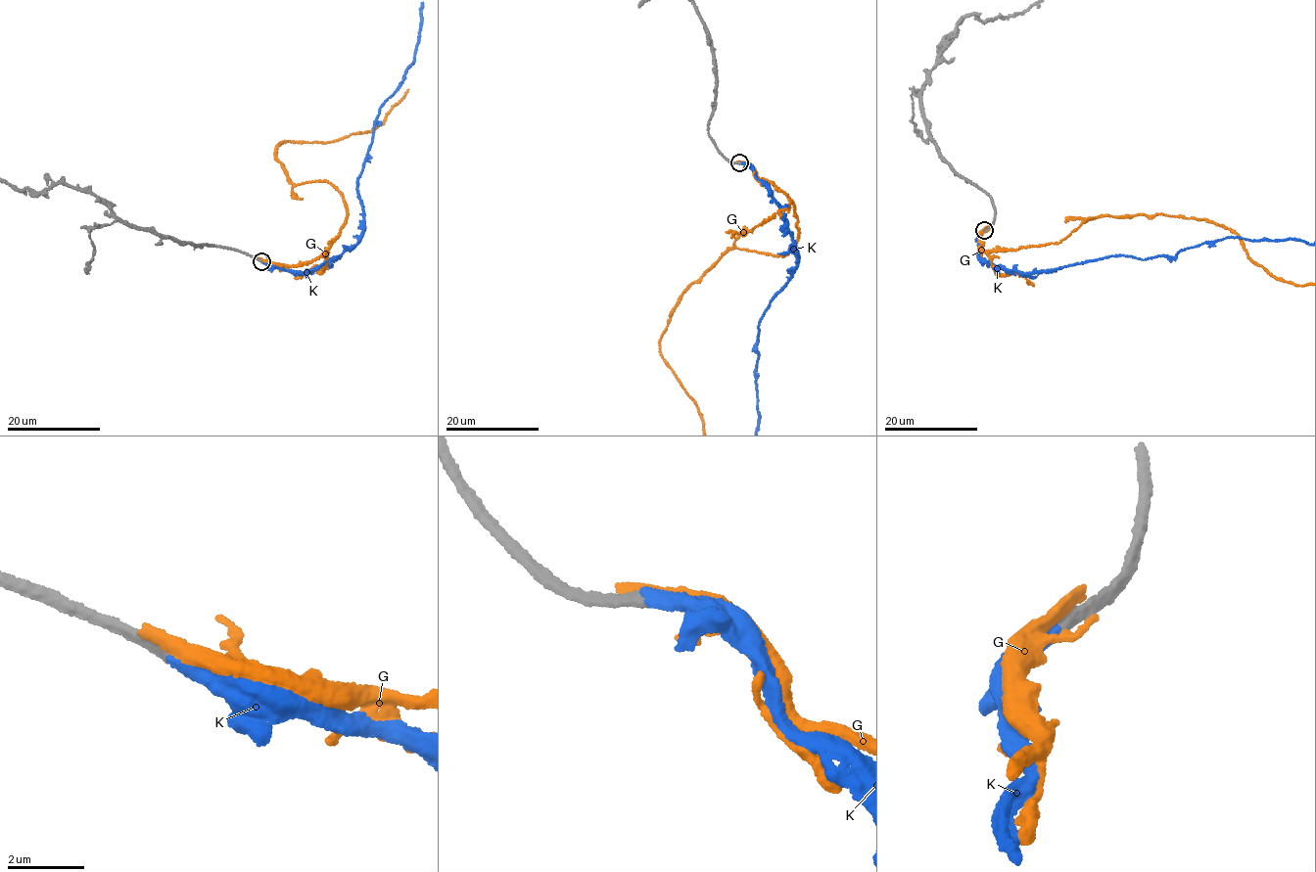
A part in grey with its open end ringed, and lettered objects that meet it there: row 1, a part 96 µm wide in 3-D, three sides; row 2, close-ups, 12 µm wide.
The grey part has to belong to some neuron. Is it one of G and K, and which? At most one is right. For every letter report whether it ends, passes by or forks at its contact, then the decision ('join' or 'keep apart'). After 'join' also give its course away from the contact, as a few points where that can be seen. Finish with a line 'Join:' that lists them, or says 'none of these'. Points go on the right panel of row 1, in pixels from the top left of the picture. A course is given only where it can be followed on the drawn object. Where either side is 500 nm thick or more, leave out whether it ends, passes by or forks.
G: it ends; keep apart
K: it ends; join
Join: K

